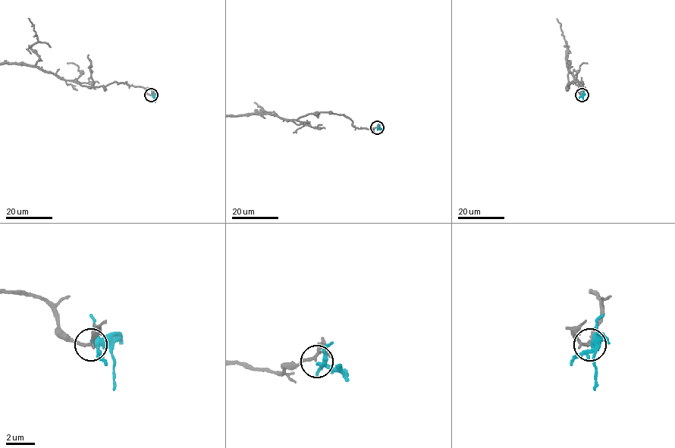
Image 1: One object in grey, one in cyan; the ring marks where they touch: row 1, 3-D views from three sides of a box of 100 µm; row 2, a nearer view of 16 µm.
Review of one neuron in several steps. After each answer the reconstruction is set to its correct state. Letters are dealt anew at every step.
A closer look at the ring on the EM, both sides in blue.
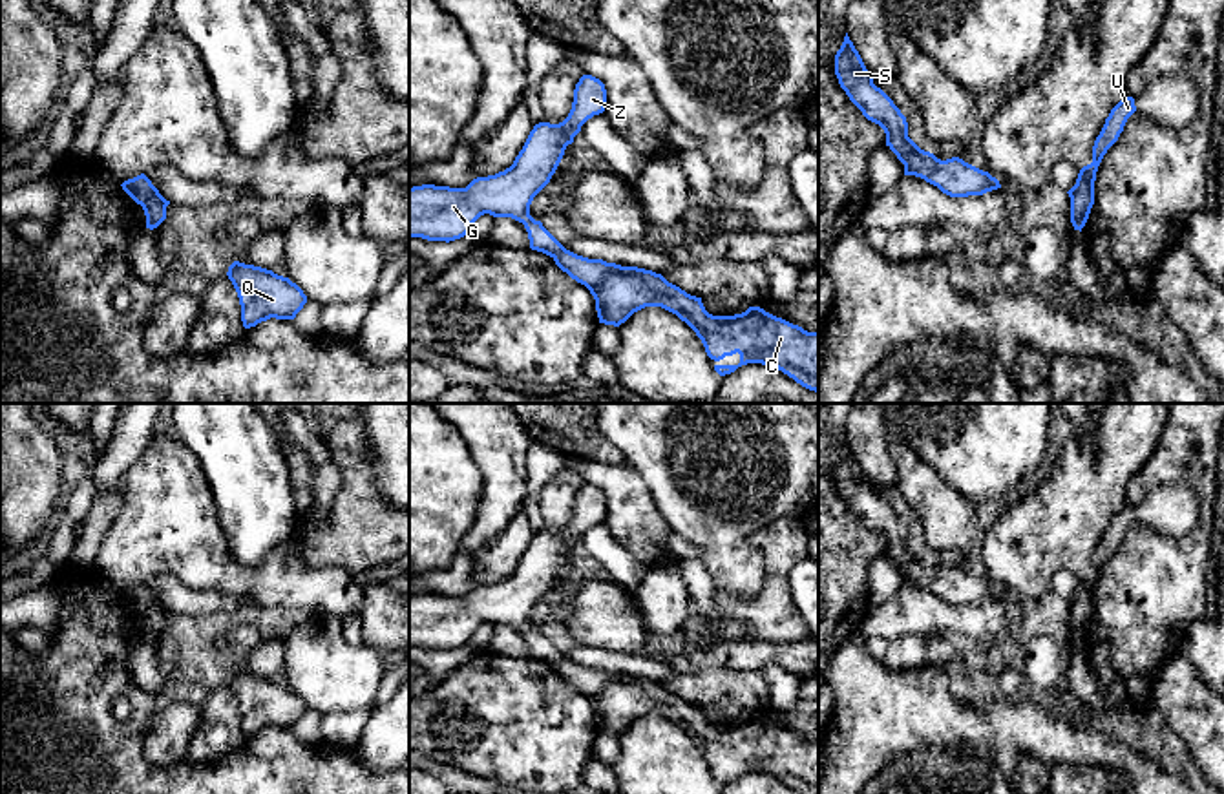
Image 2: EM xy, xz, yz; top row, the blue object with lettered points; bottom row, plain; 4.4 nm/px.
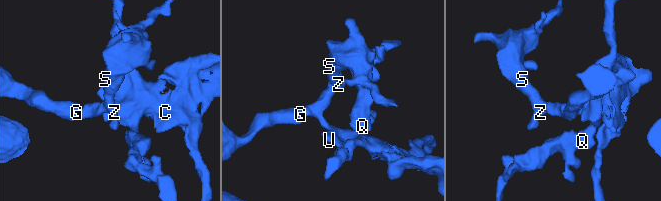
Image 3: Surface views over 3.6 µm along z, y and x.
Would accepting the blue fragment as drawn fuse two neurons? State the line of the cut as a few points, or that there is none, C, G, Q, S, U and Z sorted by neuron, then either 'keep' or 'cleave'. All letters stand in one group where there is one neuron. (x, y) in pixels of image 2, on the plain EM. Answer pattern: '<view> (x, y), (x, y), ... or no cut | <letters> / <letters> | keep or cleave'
xy (152, 594), (150, 605), (141, 614) | C Q U / G S Z | cleave

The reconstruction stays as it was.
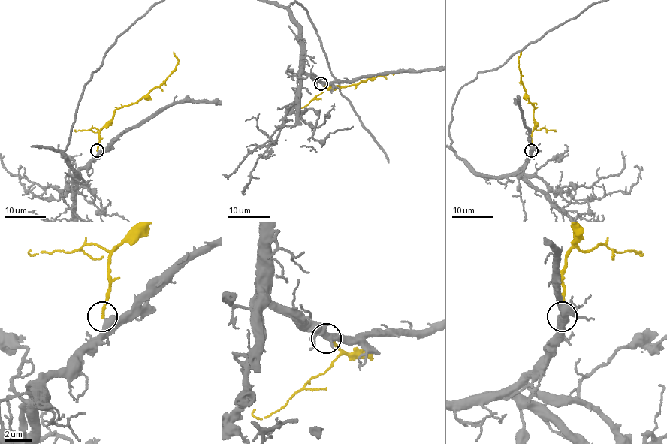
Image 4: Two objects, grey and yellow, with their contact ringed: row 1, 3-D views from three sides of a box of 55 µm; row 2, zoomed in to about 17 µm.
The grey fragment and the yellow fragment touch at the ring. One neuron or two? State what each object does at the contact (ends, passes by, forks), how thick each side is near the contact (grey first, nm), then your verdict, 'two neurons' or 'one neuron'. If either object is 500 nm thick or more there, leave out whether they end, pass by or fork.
grey passes by; yellow ends; calibres 440 and 220 nm; one neuron

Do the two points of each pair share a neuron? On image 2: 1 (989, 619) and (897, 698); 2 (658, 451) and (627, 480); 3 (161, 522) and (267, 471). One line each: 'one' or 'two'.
1: two
2: two
3: two

